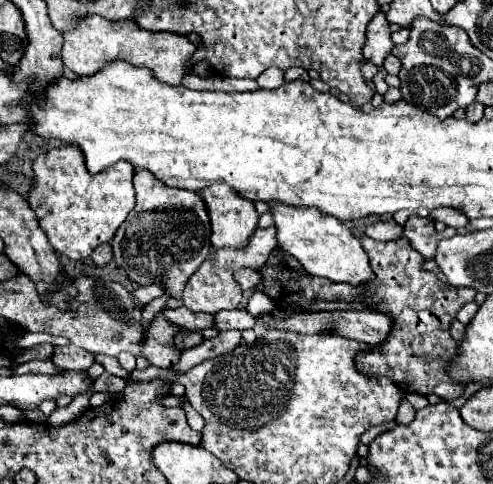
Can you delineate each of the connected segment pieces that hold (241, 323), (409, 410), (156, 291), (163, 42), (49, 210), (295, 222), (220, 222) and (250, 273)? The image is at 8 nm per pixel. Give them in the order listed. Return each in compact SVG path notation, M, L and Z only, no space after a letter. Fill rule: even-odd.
M222 310L216 314L216 326L218 330L246 330L246 328L254 328L256 324L256 316L252 316L248 310Z
M402 398L402 404L400 404L398 416L396 416L396 424L408 424L408 420L414 418L414 414L416 414L416 408L406 398Z
M152 284L152 286L144 286L144 288L136 288L134 294L136 294L136 300L140 300L140 304L146 304L146 302L152 302L154 298L162 296L164 288L160 284Z
M100 16L84 18L80 26L68 34L64 34L64 46L62 46L62 60L64 64L78 76L92 76L108 66L108 62L114 60L126 60L136 66L146 66L154 70L156 78L162 78L162 82L168 82L172 86L180 86L184 76L190 74L188 62L192 54L196 52L196 46L182 34L176 32L150 32L140 28L132 20L118 20L110 22Z
M76 144L64 146L36 158L36 188L28 196L28 204L50 244L70 260L84 260L100 242L114 238L116 230L134 208L132 176L134 166L128 162L116 162L116 166L100 174L90 174L82 150Z
M278 202L272 204L270 212L274 214L280 246L290 252L308 274L328 278L332 282L346 282L352 286L362 286L376 278L360 240L338 218L312 208L292 208Z
M210 186L200 194L204 196L204 202L210 214L212 246L236 248L236 250L248 246L254 234L256 222L244 222L244 216L260 218L260 214L254 208L254 202L236 198L236 194L228 190L228 186Z
M242 268L236 274L236 282L240 282L242 290L246 292L246 290L252 290L254 286L258 286L262 280L260 280L260 272L256 272L252 268Z

